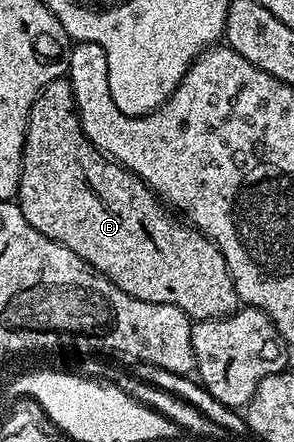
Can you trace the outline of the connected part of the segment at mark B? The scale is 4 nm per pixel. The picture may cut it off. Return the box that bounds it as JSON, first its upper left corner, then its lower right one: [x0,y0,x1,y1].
[16,76,239,320]

